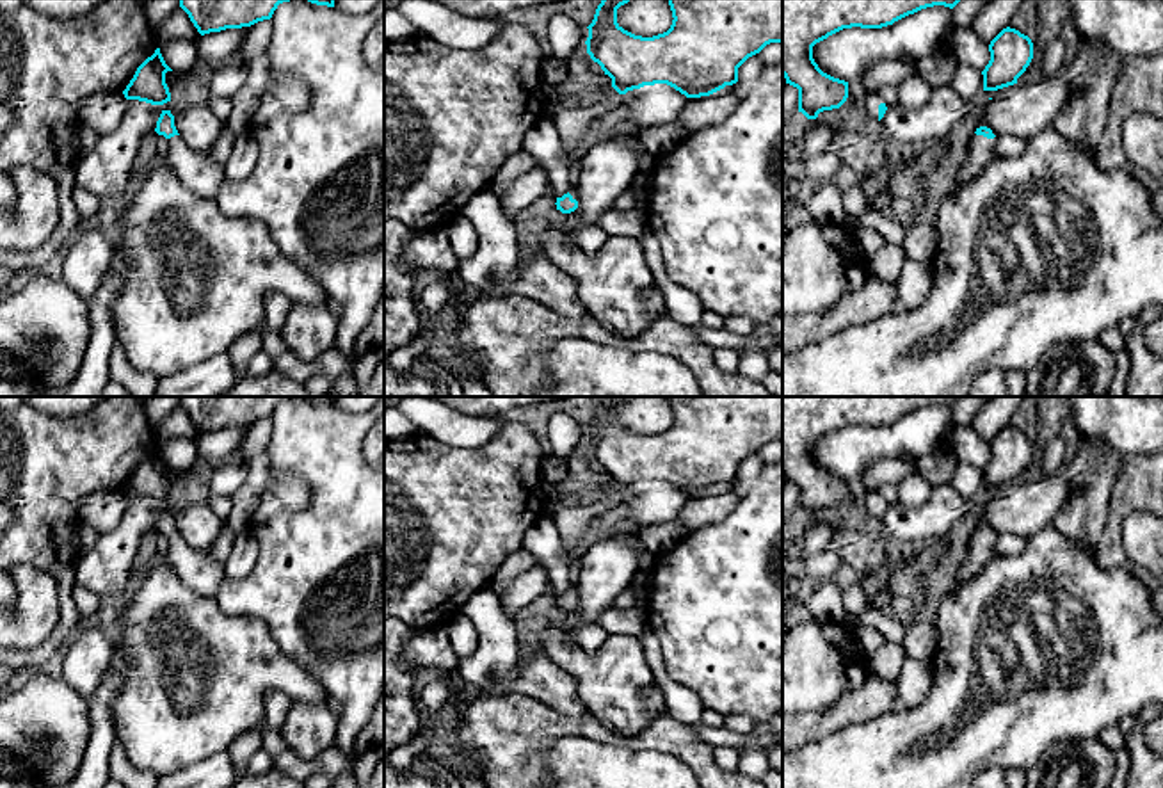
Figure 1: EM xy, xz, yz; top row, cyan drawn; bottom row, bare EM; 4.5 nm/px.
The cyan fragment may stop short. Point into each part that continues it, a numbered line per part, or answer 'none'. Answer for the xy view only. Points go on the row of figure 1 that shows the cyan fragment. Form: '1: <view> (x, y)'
1: xy (198, 171)

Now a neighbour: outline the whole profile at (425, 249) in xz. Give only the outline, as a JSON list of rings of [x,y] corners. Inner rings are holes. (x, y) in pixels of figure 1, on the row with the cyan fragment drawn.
[[[446,226],[413,231],[398,260],[398,267],[404,270],[436,269],[453,272],[457,265],[459,260],[450,245]]]

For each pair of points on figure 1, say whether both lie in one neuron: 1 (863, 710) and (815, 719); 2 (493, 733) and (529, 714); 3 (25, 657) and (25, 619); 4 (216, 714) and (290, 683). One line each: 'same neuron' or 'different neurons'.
1: same neuron
2: same neuron
3: different neurons
4: same neuron

